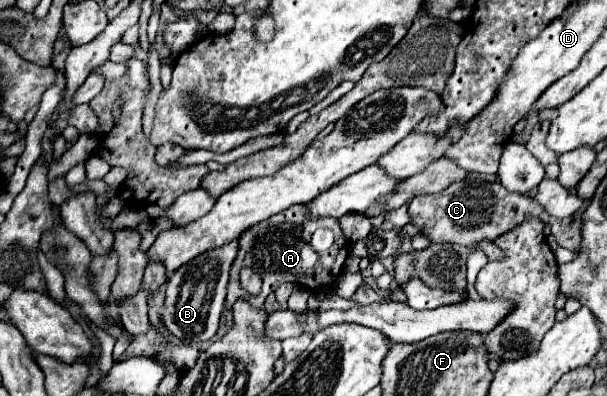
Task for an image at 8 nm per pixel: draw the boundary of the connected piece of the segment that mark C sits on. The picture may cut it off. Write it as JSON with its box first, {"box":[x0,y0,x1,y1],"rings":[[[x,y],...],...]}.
{"box":[409,180,581,252],"rings":[[[461,180],[447,186],[443,192],[429,194],[429,196],[415,196],[409,202],[409,216],[411,216],[411,224],[415,224],[427,238],[431,238],[431,242],[453,242],[453,244],[461,244],[469,248],[477,246],[477,242],[481,240],[493,242],[497,236],[521,224],[527,216],[535,216],[549,226],[559,222],[559,240],[557,240],[559,246],[569,248],[573,252],[581,248],[581,216],[579,214],[557,220],[549,216],[533,198],[525,194],[509,192],[501,182],[479,180],[479,192],[477,192],[477,184],[469,180]]]}

